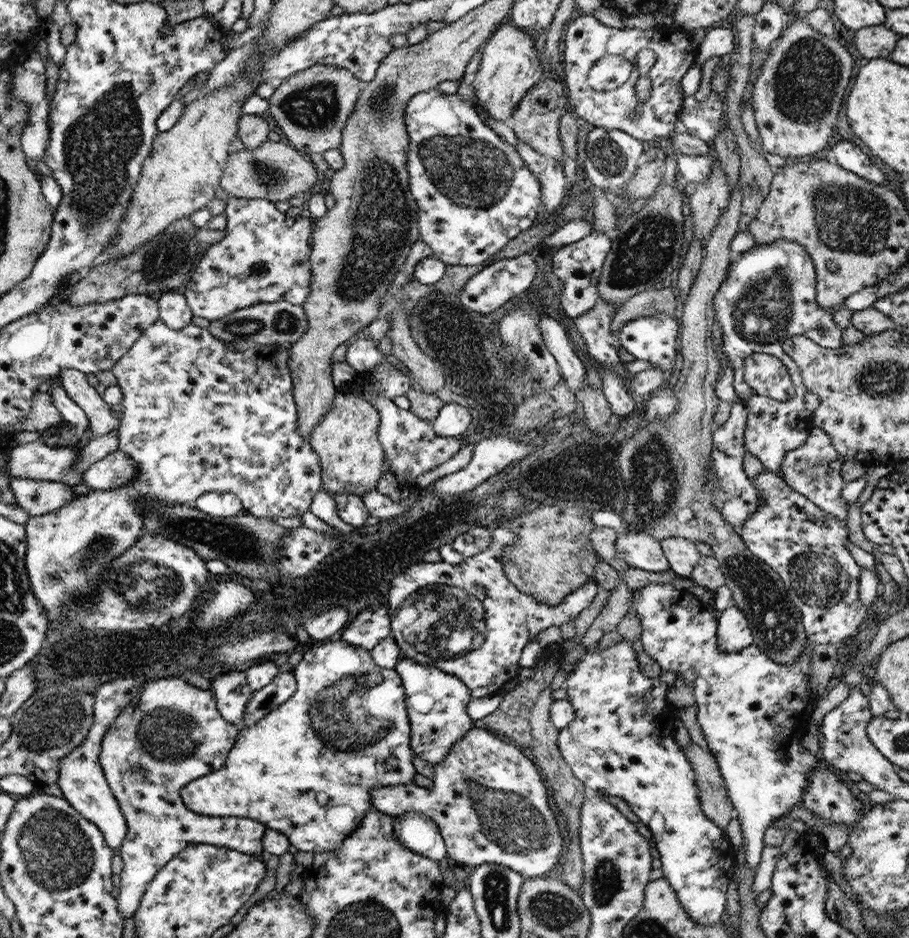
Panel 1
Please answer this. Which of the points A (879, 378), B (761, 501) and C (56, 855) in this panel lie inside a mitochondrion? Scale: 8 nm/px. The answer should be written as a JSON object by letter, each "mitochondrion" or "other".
{"A":"mitochondrion","B":"other","C":"mitochondrion"}

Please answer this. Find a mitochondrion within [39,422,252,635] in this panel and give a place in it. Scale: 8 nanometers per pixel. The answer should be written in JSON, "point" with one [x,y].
{"point":[146,586]}

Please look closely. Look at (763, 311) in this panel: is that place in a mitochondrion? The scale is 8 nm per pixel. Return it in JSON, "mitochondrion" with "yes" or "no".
{"mitochondrion":"yes"}

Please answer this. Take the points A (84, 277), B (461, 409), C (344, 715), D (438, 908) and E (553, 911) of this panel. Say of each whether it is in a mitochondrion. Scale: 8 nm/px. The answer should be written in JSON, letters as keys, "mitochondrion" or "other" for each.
{"A":"other","B":"other","C":"mitochondrion","D":"other","E":"mitochondrion"}

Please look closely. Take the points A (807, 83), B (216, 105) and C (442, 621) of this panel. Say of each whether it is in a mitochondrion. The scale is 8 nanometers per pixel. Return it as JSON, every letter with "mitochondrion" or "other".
{"A":"mitochondrion","B":"other","C":"mitochondrion"}

